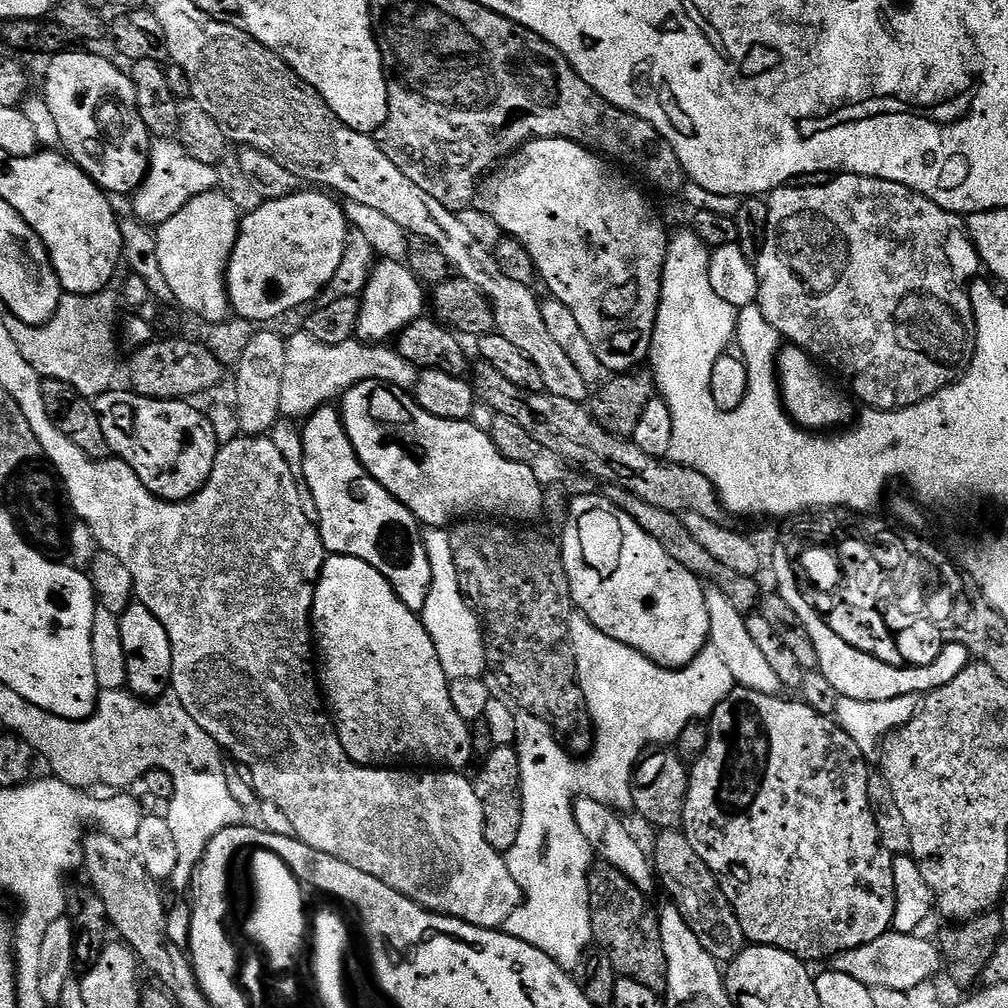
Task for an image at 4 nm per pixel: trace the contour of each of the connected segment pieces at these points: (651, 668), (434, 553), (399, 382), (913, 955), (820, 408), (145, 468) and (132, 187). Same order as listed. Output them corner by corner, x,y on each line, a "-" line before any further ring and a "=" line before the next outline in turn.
583,614
573,615
572,621
568,624
568,641
572,643
572,652
576,655
576,667
578,675
582,681
584,690
584,702
586,705
587,715
590,717
590,724
596,727
596,745
592,748
592,757
589,760
575,760
574,757
568,756
568,752
552,737
549,721
538,720
531,716
528,712
517,711
516,721
518,722
518,734
516,735
516,743
514,745
518,754
518,762
520,763
520,789
522,790
522,830
518,830
515,842
506,849
506,859
510,874
514,874
514,882
518,882
522,893
522,902
518,906
518,910
514,910
514,914
510,914
510,918
506,918
502,931
507,936
518,938
522,942
526,942
530,946
534,946
538,950
542,950
542,954
546,954
550,958
554,958
554,962
558,962
558,966
569,970
575,970
580,964
580,960
589,951
590,945
593,943
592,938
592,911
590,910
590,890
588,889
588,874
594,867
594,853
590,842
582,834
582,830
578,830
578,822
572,813
572,805
574,801
581,796
589,796
598,802
602,802
608,808
617,810
626,810
632,808
632,778
636,775
637,767
642,757
649,751
649,744
652,746
668,746
675,743
677,737
680,736
682,730
688,724
703,721
705,718
711,717
712,711
722,703
727,696
732,693
734,681
730,674
730,669
726,667
726,662
722,662
722,654
718,654
718,650
711,646
705,646
702,651
695,656
685,668
663,668
660,664
656,664
650,658
646,658
638,650
634,650
630,646
626,646
622,642
618,642
614,638
610,638
606,634
602,634
602,630
598,630
589,622
=
428,528
424,532
426,554
432,567
430,594
422,613
424,629
438,650
442,670
449,681
458,678
481,678
488,666
488,656
484,652
484,634
479,616
466,599
458,570
454,566
454,554
450,546
450,535
443,528
=
307,330
287,337
286,341
286,368
279,395
281,417
307,418
319,408
339,401
345,392
367,380
390,384
394,388
415,389
418,369
406,362
406,358
402,358
395,347
377,346
359,338
341,344
327,344
318,342
318,338
314,338
=
890,930
882,938
874,938
874,942
866,942
854,950
833,956
830,961
831,971
846,974
871,989
914,990
914,986
929,983
933,979
932,975
942,968
939,947
922,937
920,934
=
795,346
781,347
780,356
776,360
776,374
780,381
780,399
784,408
788,411
788,415
801,428
816,432
834,430
839,426
849,425
854,418
853,401
847,395
844,397
824,377
823,371
825,372
825,369
801,348
=
109,390
103,396
95,397
96,417
100,420
102,434
110,442
113,453
125,460
138,474
142,483
161,500
188,500
200,491
214,470
218,443
213,426
203,411
191,408
191,403
183,400
151,400
131,390
116,392
=
75,50
57,52
55,56
47,61
47,64
48,73
44,76
44,92
42,92
42,98
49,104
50,111
55,121
58,122
58,134
60,135
60,143
63,151
67,153
72,163
79,166
105,192
109,194
115,194
117,192
120,196
126,195
125,197
135,193
136,189
144,181
145,174
148,173
148,153
152,150
153,137
149,133
146,122
142,122
142,114
138,114
138,98
134,94
131,75
125,69
123,72
118,65
111,64
106,57
95,56
92,52
75,52

